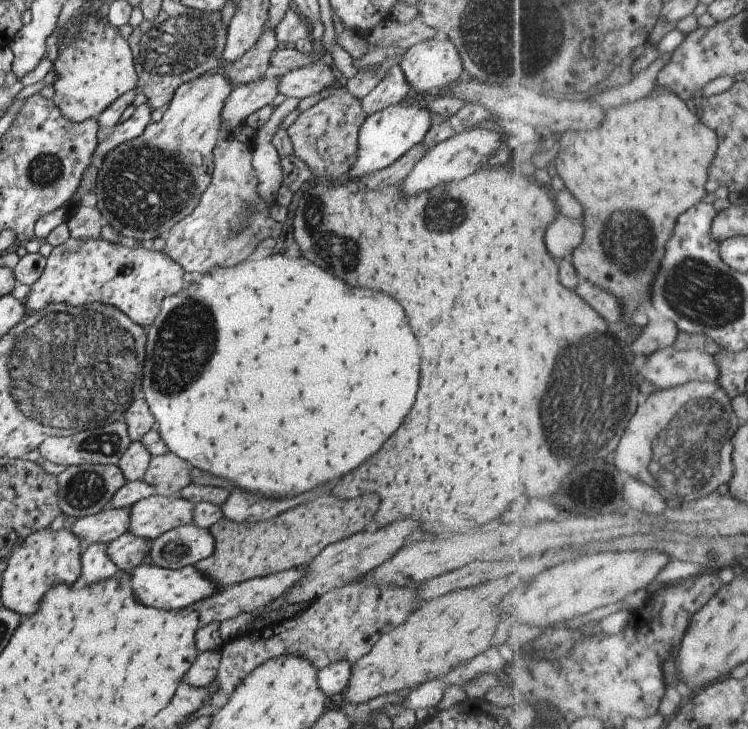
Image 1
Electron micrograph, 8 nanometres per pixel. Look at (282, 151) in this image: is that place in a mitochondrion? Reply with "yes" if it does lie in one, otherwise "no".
no

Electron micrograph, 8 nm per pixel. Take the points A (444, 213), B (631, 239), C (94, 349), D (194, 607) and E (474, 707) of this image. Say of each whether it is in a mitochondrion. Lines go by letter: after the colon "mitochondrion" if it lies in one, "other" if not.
A: mitochondrion
B: mitochondrion
C: mitochondrion
D: other
E: other

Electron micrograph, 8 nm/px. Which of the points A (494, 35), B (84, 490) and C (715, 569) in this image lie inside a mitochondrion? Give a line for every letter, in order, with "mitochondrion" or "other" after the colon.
A: mitochondrion
B: mitochondrion
C: other

